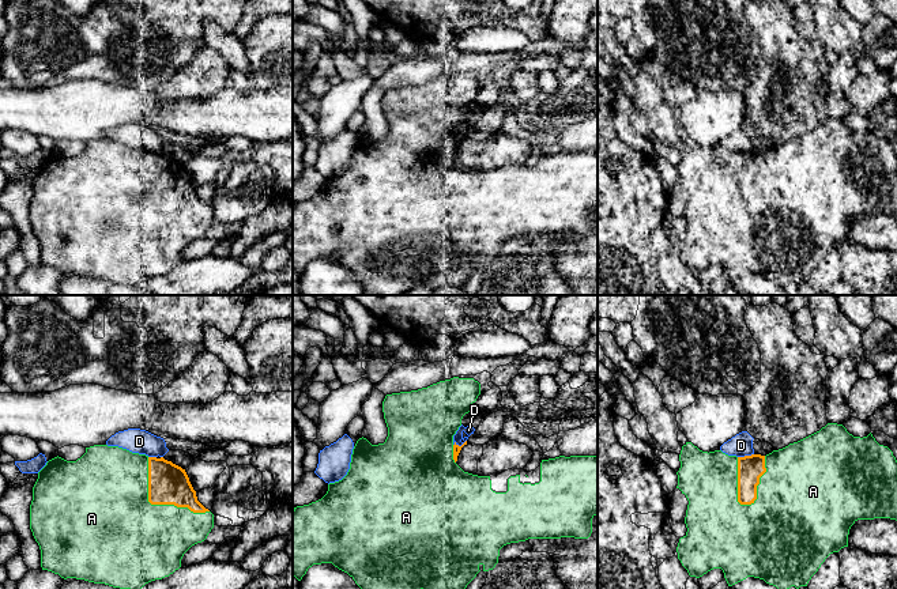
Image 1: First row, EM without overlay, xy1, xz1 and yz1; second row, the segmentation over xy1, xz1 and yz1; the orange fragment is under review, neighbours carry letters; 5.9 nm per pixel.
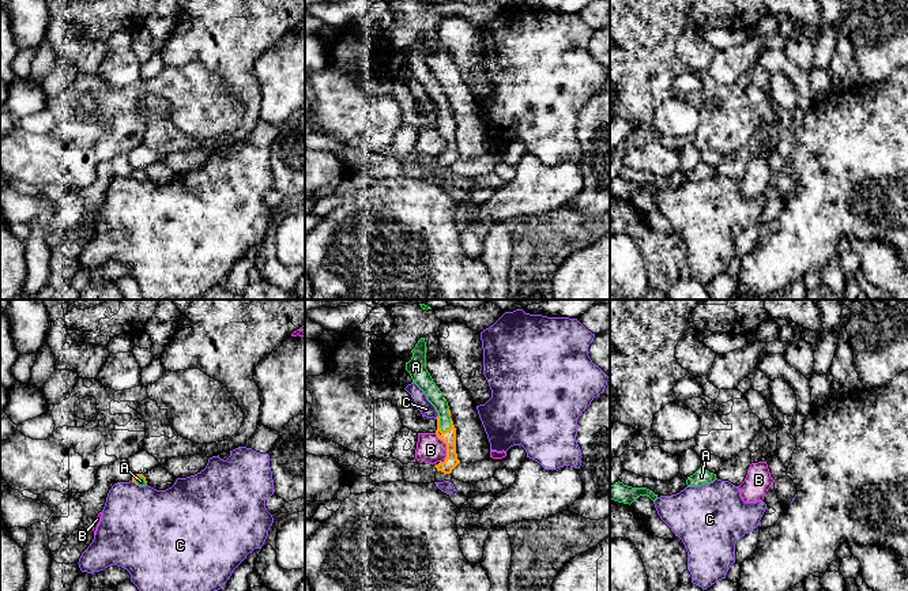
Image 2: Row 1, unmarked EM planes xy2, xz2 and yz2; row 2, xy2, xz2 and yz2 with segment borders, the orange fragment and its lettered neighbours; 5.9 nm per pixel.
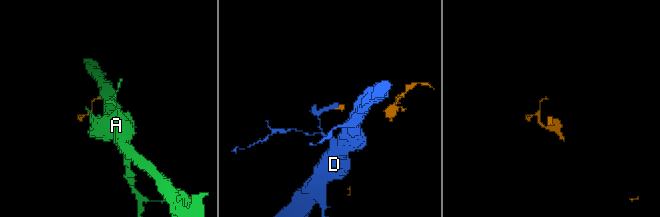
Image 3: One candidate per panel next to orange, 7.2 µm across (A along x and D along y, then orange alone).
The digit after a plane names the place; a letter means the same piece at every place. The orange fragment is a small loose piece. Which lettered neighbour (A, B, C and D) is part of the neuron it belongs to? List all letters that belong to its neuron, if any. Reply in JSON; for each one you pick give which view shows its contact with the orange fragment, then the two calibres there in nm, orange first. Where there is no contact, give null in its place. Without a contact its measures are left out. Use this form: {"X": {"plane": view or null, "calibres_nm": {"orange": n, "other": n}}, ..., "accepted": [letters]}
{"A": {"plane": "yz1", "calibres_nm": {"orange": 160, "other": 500}}, "accepted": ["A"]}

